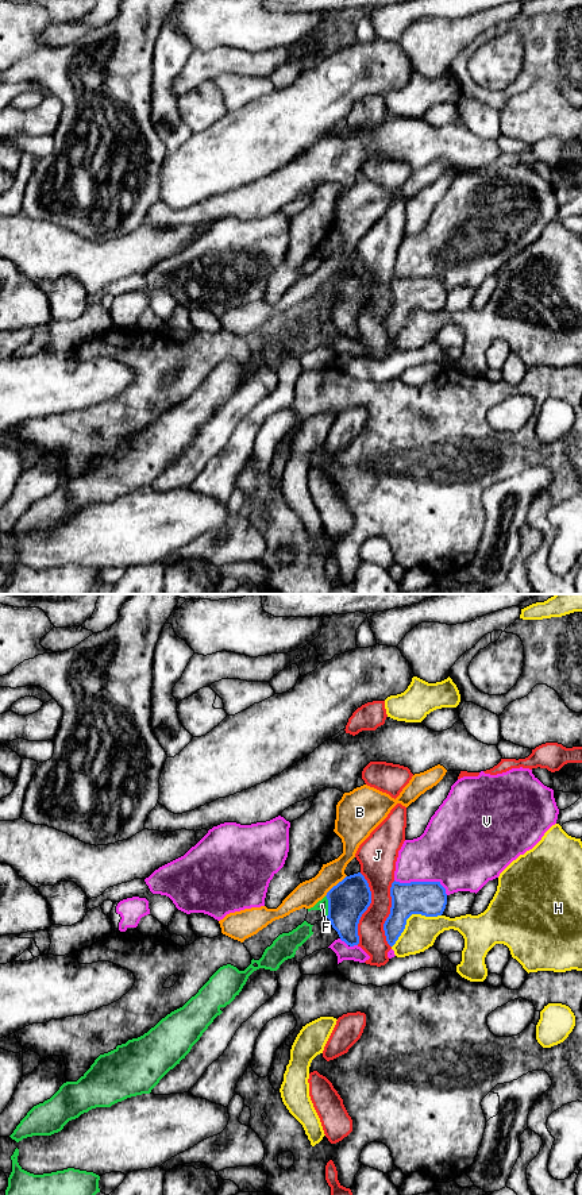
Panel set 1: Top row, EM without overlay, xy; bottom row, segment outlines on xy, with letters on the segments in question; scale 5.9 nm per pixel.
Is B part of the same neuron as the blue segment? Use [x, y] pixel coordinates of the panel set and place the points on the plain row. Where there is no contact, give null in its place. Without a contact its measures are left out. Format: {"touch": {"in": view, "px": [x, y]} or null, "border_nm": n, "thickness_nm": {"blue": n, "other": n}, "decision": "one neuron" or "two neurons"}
{"touch": {"in": "xy", "px": [336, 280]}, "border_nm": 180, "thickness_nm": {"blue": 240, "other": 160}, "decision": "two neurons"}

